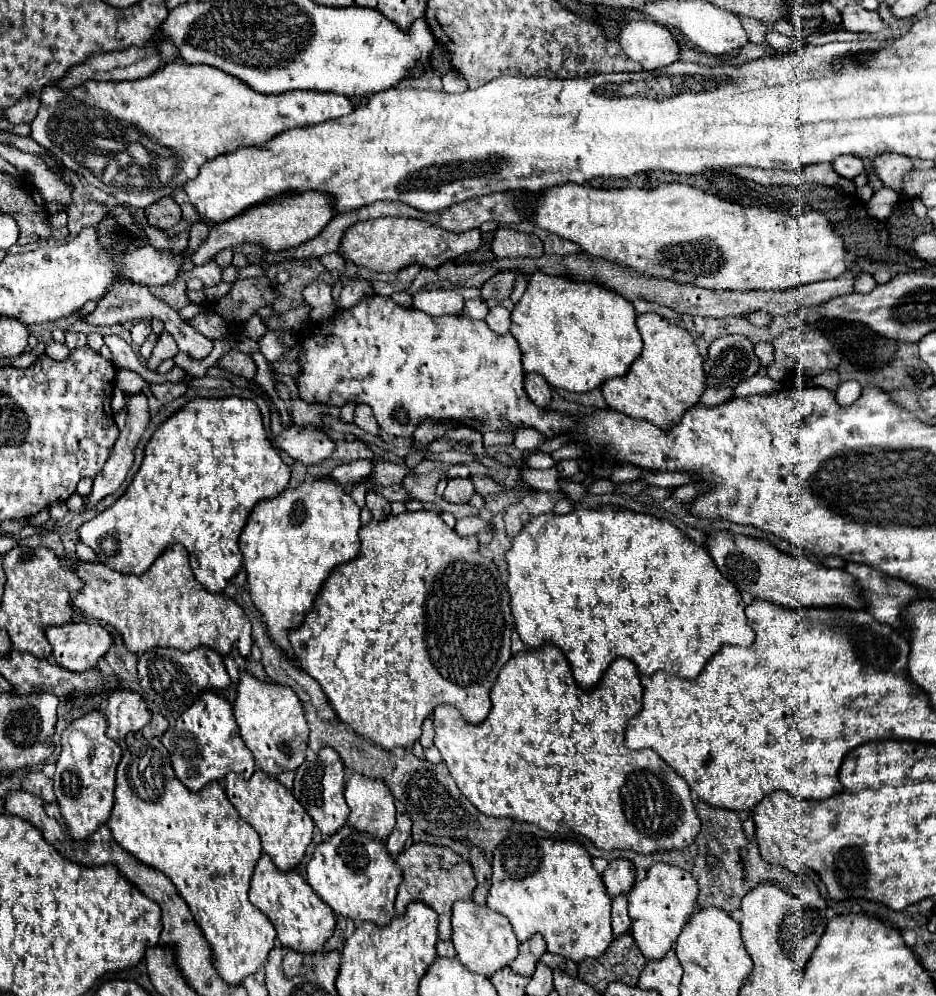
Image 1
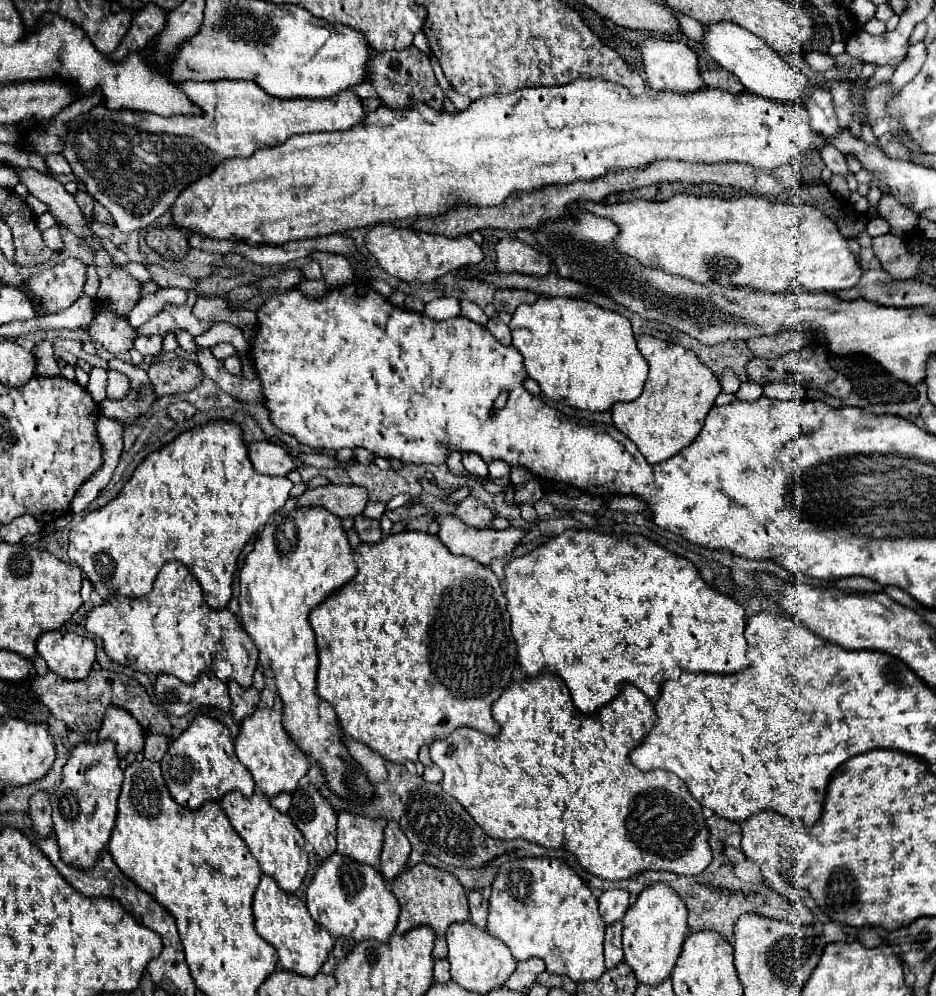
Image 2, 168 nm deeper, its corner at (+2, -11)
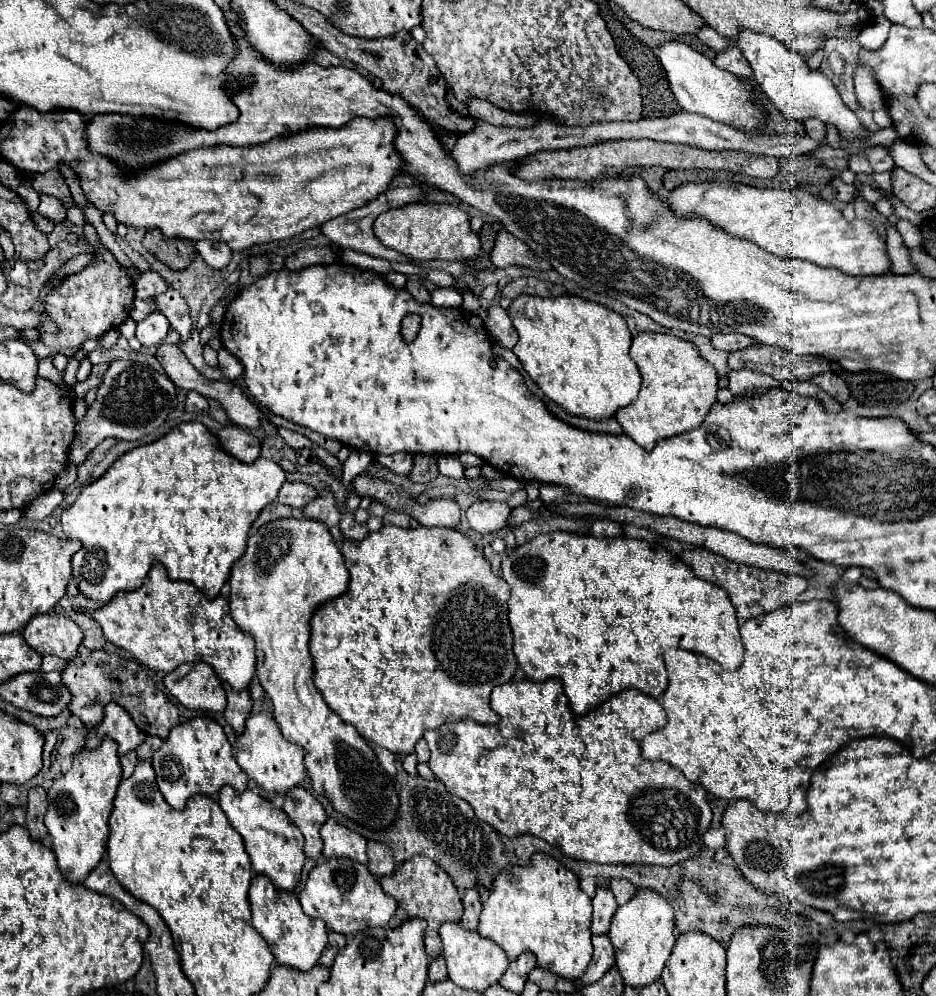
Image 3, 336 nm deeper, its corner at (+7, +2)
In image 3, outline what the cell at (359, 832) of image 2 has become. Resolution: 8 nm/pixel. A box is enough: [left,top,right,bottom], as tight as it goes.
[320,820,368,864]

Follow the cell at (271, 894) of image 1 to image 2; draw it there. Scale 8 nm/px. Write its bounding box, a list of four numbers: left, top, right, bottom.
[253,875,333,977]

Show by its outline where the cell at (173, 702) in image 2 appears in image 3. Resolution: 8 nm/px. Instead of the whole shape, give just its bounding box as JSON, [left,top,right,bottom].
[164,662,226,712]

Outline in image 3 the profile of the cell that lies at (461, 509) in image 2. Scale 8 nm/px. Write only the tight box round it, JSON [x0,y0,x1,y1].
[466,500,512,534]

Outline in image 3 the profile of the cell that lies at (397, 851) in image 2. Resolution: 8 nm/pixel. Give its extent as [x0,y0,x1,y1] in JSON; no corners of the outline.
[368,842,396,876]

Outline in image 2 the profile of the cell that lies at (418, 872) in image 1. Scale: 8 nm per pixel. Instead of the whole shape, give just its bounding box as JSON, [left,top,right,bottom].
[391,863,469,959]

